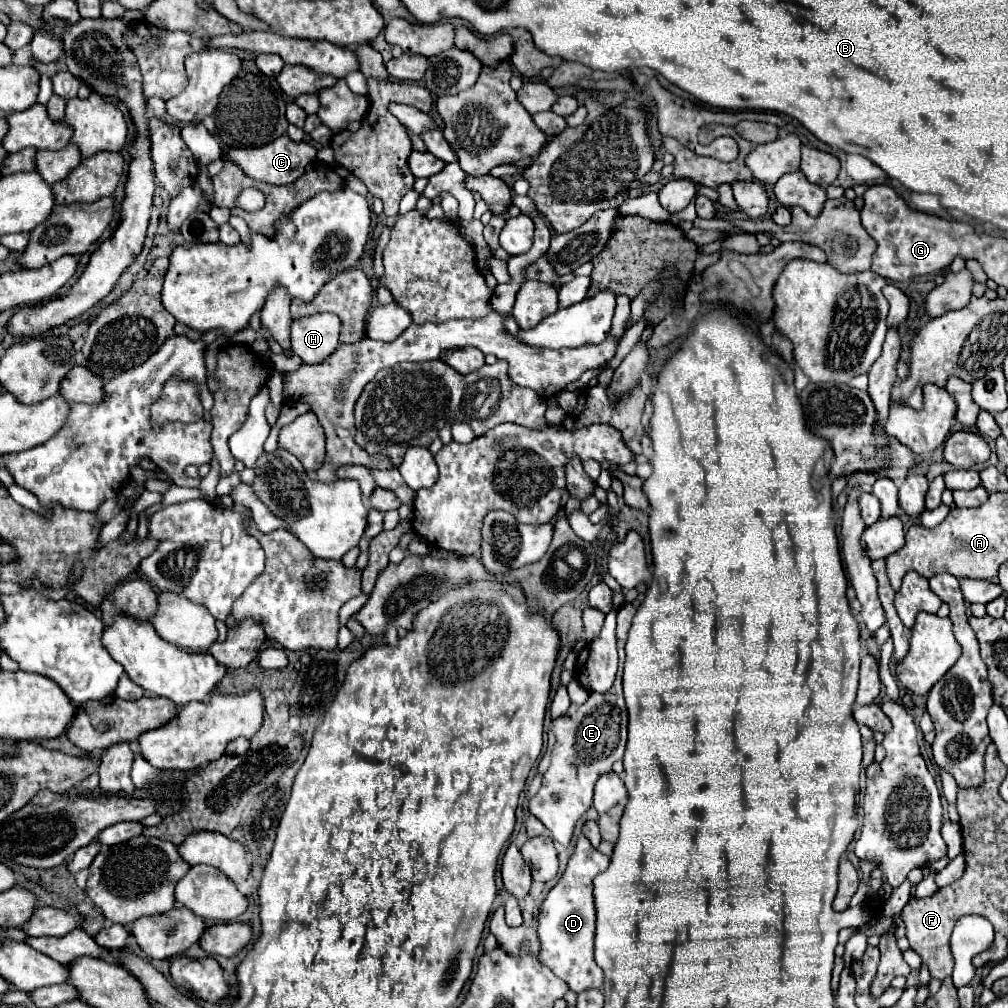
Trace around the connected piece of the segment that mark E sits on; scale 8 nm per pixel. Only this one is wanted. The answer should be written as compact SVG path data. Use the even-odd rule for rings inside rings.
M631 603L623 605L617 613L617 649L619 649L619 671L617 679L607 693L591 693L587 703L577 707L571 705L569 711L557 717L551 725L555 733L555 745L551 751L551 765L543 775L543 785L537 795L529 801L529 811L549 829L555 843L567 847L573 837L575 823L593 805L593 789L603 773L611 771L611 765L623 757L627 743L627 707L623 701L623 661L625 661L625 641L635 615Z

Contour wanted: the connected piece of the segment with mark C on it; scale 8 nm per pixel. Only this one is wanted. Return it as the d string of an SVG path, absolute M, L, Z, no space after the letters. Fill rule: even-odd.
M281 135L279 139L257 147L257 149L225 149L223 155L227 155L229 159L233 159L251 179L257 181L267 181L267 183L275 183L275 185L285 185L285 183L293 183L297 181L303 173L305 167L317 159L317 149L311 143L297 143L293 139L289 139L289 135Z

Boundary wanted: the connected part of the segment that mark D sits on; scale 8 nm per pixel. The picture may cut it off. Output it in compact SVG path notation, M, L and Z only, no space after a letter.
M587 837L577 839L577 847L569 859L569 865L559 883L549 891L547 899L539 907L539 961L547 965L557 977L561 977L571 991L581 993L585 989L603 985L603 971L593 957L595 935L595 905L593 905L593 877L609 867L609 857L599 853Z

